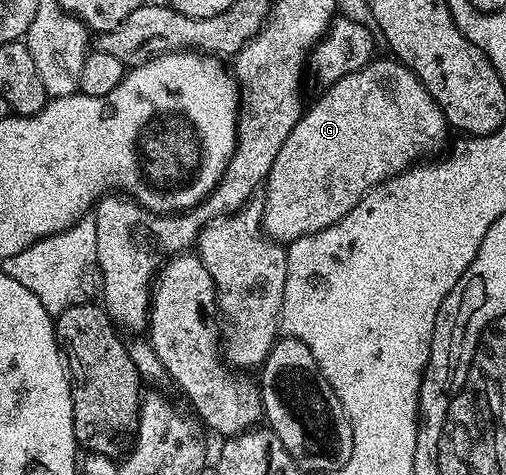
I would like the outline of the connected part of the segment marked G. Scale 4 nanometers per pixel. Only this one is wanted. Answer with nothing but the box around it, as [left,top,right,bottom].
[261,56,451,244]

